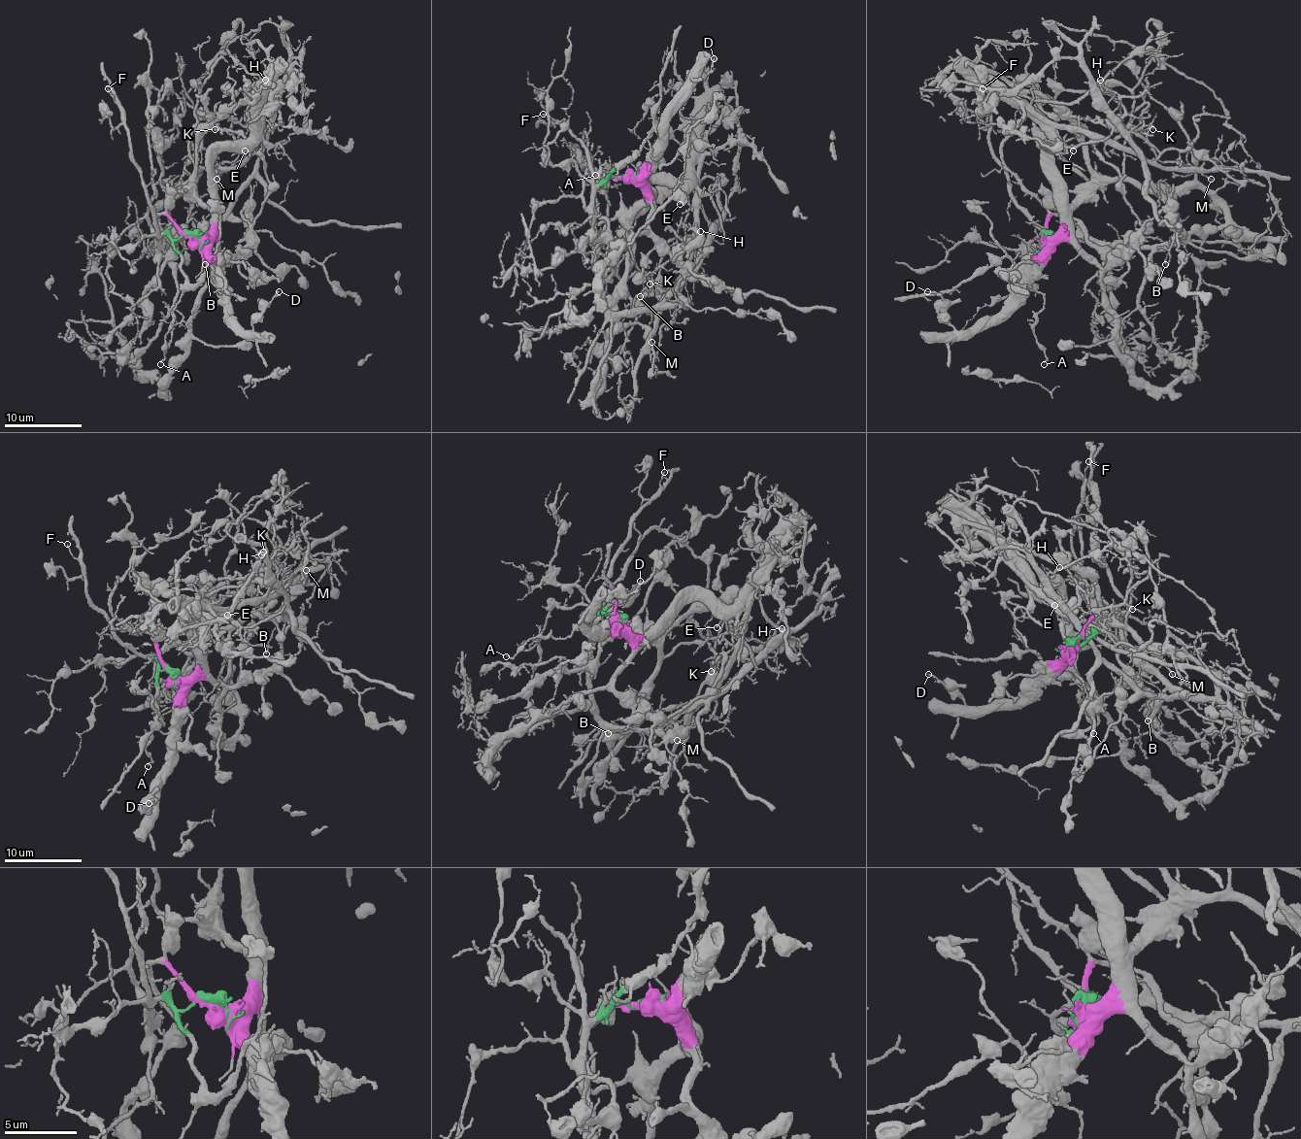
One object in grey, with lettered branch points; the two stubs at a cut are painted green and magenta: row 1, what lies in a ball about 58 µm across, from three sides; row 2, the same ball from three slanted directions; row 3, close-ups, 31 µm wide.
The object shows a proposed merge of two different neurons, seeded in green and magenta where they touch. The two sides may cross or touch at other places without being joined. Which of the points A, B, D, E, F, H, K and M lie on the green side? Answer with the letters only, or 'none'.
A, B, F

